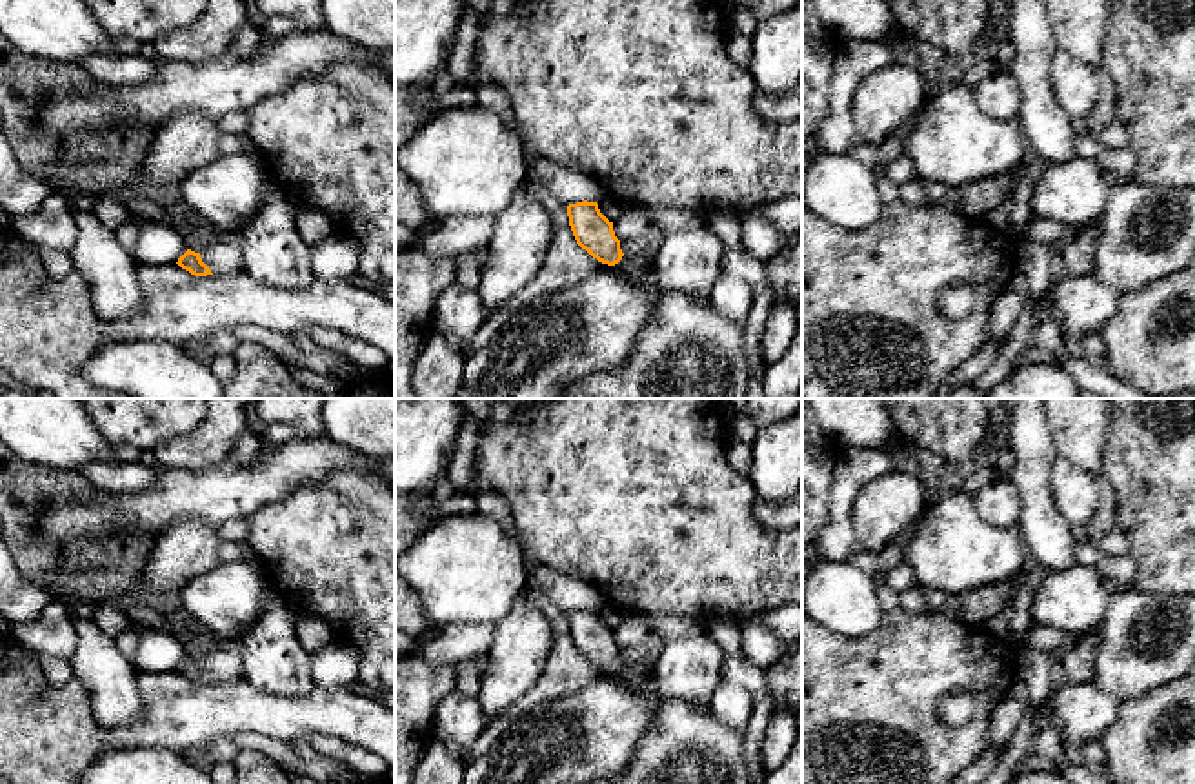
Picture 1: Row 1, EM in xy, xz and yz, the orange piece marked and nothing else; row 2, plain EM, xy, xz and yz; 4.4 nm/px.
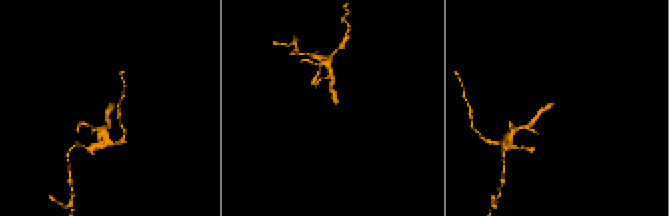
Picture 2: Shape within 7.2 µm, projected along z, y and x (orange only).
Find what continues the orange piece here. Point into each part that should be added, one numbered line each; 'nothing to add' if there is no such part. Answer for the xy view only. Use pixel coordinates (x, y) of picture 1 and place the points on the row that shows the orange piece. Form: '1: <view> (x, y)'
1: xy (226, 255)

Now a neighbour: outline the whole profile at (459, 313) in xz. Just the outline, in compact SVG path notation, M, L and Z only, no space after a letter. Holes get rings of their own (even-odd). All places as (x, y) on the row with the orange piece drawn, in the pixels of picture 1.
M453 286L435 302L431 329L458 340L464 349L473 342L487 315L478 291Z

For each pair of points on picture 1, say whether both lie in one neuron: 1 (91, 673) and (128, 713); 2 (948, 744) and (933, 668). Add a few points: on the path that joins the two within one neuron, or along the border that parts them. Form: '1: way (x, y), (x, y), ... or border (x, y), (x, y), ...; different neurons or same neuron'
1: way (100, 683), (119, 704); same neuron
2: way (930, 726), (926, 723), (926, 686); same neuron

